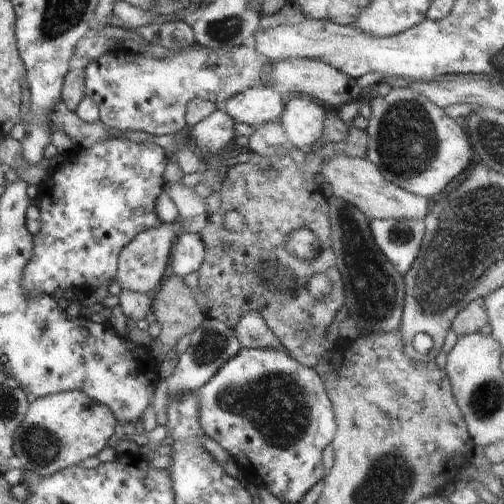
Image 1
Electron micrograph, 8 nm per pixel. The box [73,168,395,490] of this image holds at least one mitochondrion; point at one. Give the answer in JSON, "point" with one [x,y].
{"point":[278,405]}

